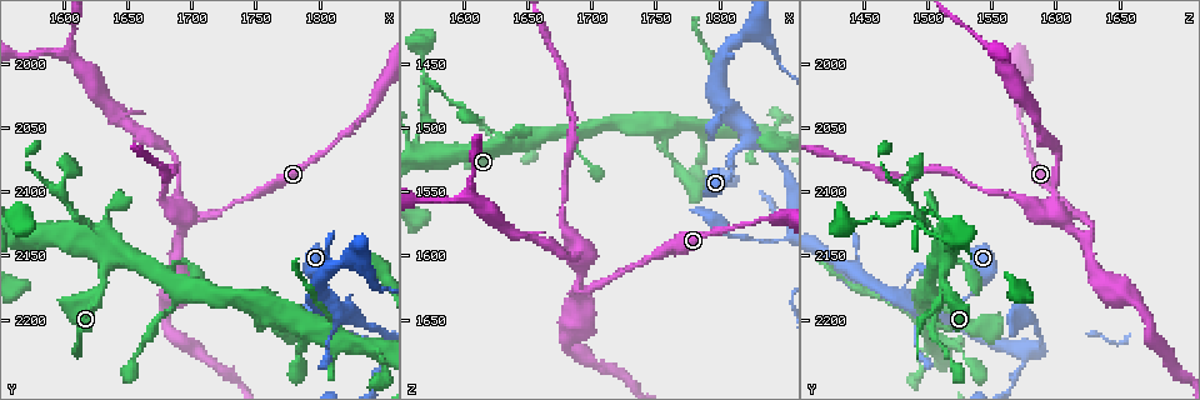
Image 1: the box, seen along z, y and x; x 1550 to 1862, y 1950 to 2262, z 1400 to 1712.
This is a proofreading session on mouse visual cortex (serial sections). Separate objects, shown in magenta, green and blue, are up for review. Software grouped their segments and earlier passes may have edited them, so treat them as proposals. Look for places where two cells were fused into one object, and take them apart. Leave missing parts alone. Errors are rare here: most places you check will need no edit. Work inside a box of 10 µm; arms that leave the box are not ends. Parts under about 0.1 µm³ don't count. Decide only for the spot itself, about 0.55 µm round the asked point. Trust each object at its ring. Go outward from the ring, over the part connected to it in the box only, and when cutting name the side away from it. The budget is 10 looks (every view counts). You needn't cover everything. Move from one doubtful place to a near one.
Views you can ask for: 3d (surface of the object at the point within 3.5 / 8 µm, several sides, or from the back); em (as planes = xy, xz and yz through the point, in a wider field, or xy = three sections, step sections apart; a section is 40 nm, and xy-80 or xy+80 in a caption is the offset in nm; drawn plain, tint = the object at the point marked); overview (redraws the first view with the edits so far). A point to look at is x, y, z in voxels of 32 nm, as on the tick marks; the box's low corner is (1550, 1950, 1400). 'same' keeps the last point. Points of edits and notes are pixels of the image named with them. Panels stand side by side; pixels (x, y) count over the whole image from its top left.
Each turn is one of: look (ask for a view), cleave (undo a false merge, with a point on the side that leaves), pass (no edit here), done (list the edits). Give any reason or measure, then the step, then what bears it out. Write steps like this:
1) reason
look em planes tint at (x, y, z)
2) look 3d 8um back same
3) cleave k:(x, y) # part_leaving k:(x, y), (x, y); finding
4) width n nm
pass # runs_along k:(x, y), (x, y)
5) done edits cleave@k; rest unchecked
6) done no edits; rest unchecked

sharp bend
look 3d 3.5um at (1570, 2132, 1524)

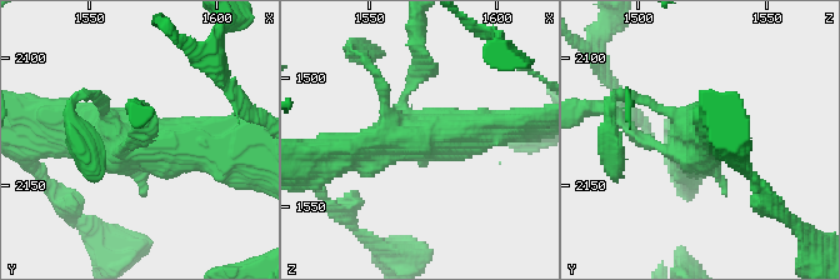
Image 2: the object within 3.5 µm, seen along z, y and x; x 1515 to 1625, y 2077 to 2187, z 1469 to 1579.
need the tissue
look em planes tint same

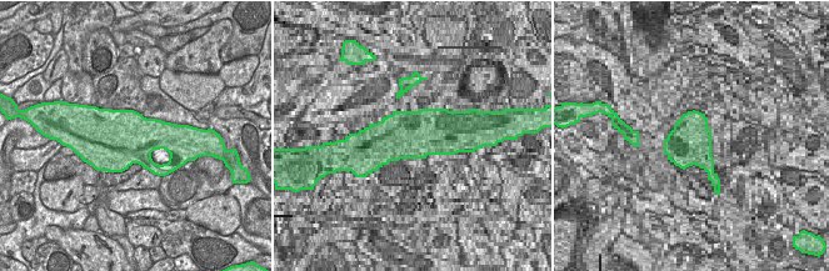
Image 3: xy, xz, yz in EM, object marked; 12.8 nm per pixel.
pass # runs_along 2:(501, 128), (413, 134), (401, 99), (420, 76); continuous, no second cell

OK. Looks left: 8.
calibre changes
look 3d 3.5um at (1690, 2108, 1596)

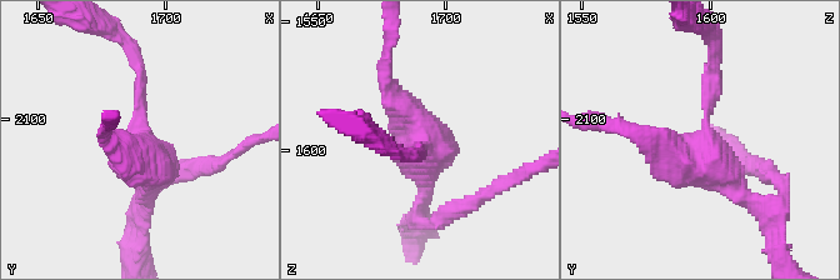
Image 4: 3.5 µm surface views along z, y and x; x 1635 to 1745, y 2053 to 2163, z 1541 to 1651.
arms 3; arm_widths 200, 200, 250 nm; need the tissue
look em xy step 5 tint at (1690, 2109, 1599)

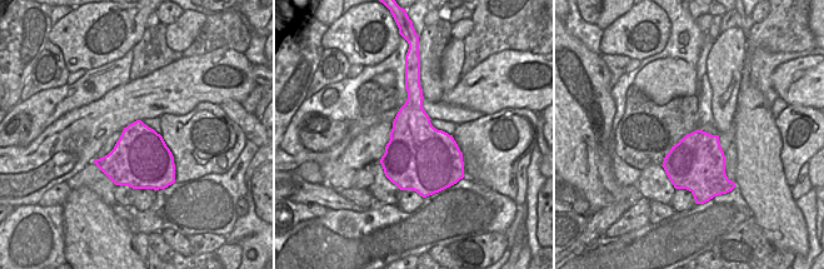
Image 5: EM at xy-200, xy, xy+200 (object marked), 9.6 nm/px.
pass # runs_along 4:(769, 209), (705, 163), (711, 79); all the same cell

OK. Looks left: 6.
thin neck
look 3d 3.5um back at (1684, 2090, 1480)

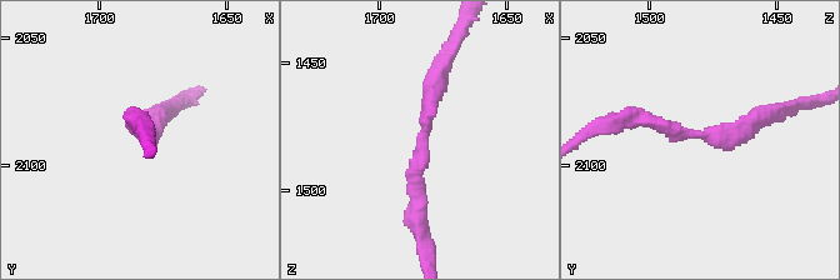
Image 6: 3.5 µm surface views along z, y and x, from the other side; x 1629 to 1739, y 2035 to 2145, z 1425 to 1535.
arm_widths 200, 250 nm
look em planes tint at (1682, 2089, 1478)

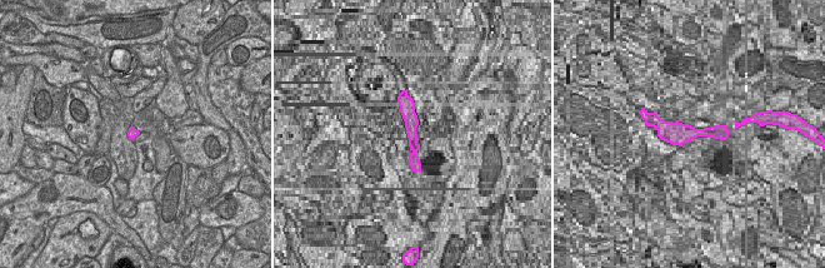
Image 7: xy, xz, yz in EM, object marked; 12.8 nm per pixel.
pass # runs_along 6:(415, 209), (411, 173), (441, 64); all the same cell

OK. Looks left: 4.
calibre changes
look 3d 3.5um at (1680, 2198, 1674)

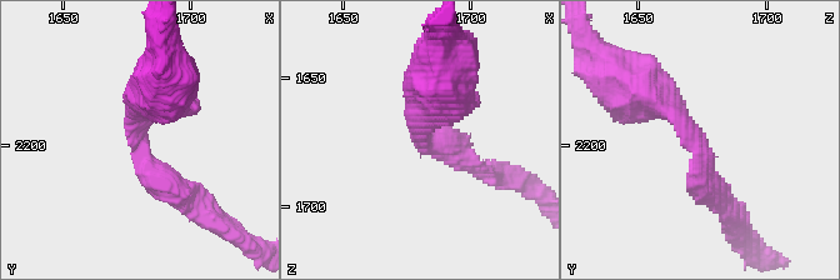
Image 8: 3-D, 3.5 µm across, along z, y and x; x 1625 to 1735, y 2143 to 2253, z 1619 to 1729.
arm_widths 400, 600 nm; shape alone is not enough
look em xy step 5 tint at (1678, 2199, 1671)

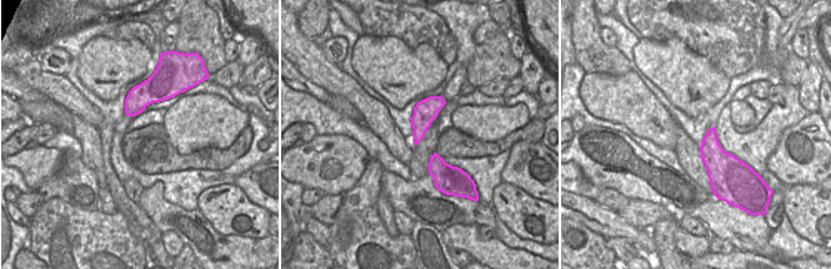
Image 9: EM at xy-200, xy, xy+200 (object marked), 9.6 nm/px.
width 220 nm
pass # runs_along 8:(640, 90), (688, 129), (700, 179), (720, 194); all the same cell

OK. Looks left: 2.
done no edits; rest unchecked

